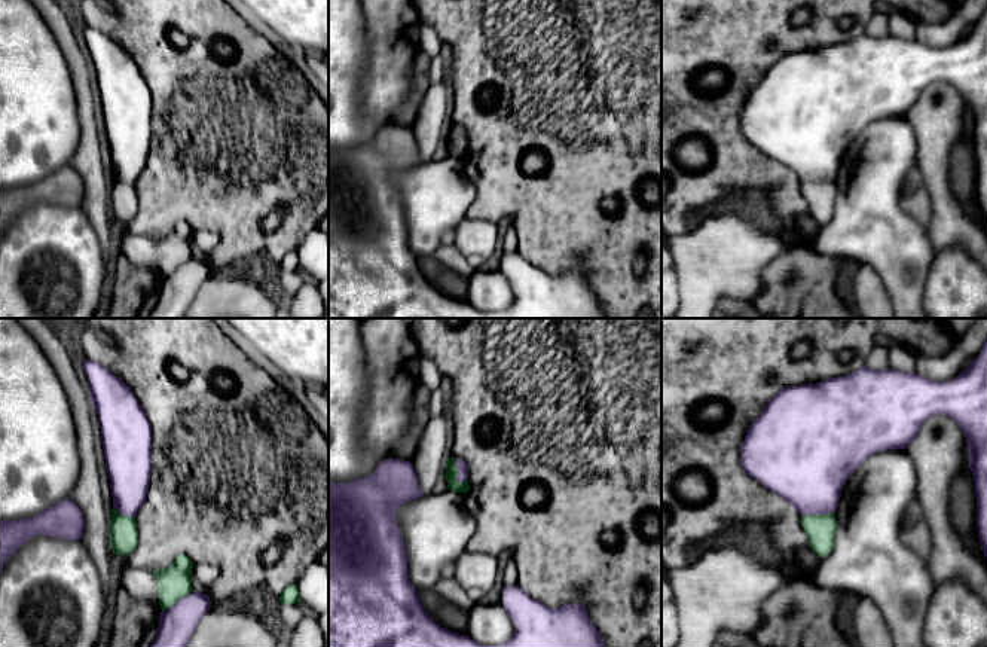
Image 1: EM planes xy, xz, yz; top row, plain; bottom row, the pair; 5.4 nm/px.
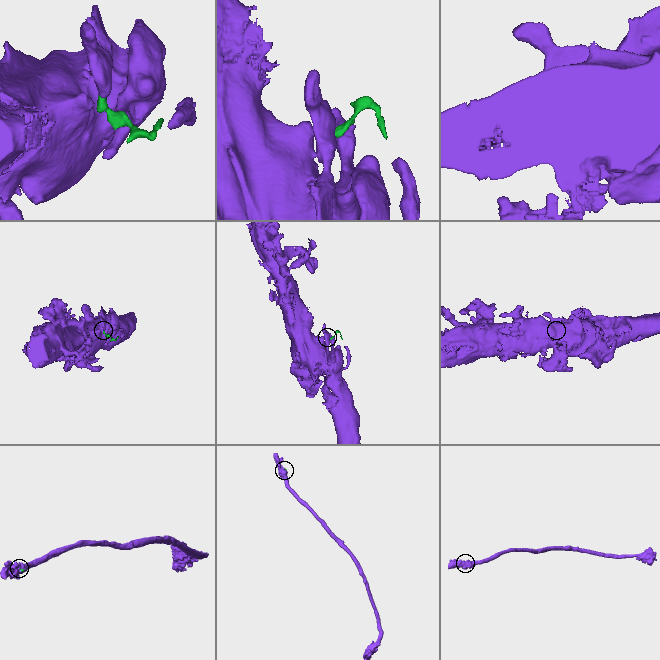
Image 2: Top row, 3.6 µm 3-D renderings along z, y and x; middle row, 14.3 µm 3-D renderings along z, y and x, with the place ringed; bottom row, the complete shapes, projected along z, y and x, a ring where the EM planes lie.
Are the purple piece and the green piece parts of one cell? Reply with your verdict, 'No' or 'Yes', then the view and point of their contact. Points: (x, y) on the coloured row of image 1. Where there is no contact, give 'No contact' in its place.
No. Touches purple at yz (818, 513)

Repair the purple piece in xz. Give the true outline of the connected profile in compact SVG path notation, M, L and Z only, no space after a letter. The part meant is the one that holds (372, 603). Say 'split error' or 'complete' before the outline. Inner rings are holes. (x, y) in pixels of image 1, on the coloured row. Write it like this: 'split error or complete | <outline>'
complete | M392 457L364 479L329 482L329 647L606 647L584 604L550 608L517 585L502 589L504 608L514 626L513 637L502 644L485 646L436 623L409 580L404 541L394 516L401 504L422 495L412 463Z

